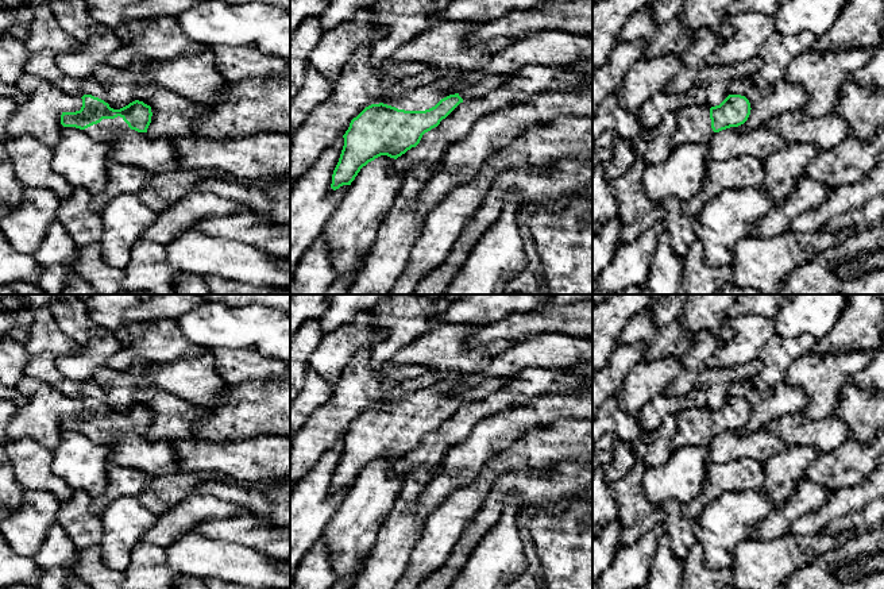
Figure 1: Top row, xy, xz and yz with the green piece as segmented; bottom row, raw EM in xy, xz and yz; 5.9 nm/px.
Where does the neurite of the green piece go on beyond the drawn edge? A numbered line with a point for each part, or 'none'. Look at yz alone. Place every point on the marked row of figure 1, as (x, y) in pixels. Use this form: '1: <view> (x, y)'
1: yz (693, 122)

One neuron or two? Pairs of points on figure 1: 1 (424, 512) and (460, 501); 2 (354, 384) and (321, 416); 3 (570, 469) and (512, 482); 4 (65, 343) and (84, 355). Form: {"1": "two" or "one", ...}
{"1": "two", "2": "one", "3": "one", "4": "two"}

